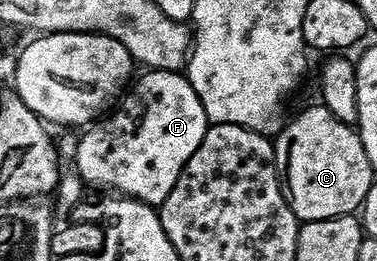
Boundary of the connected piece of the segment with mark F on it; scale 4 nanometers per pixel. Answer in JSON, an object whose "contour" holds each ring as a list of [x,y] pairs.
{"contour":[[[146,69],[141,73],[143,75],[139,74],[133,80],[132,86],[118,100],[113,110],[89,124],[77,136],[72,163],[87,188],[106,187],[102,189],[110,193],[129,195],[132,199],[158,209],[168,193],[172,193],[172,185],[176,185],[176,177],[180,177],[188,157],[192,157],[192,153],[200,149],[208,120],[204,105],[200,105],[200,97],[196,97],[196,89],[192,89],[185,74],[153,69]]]}

